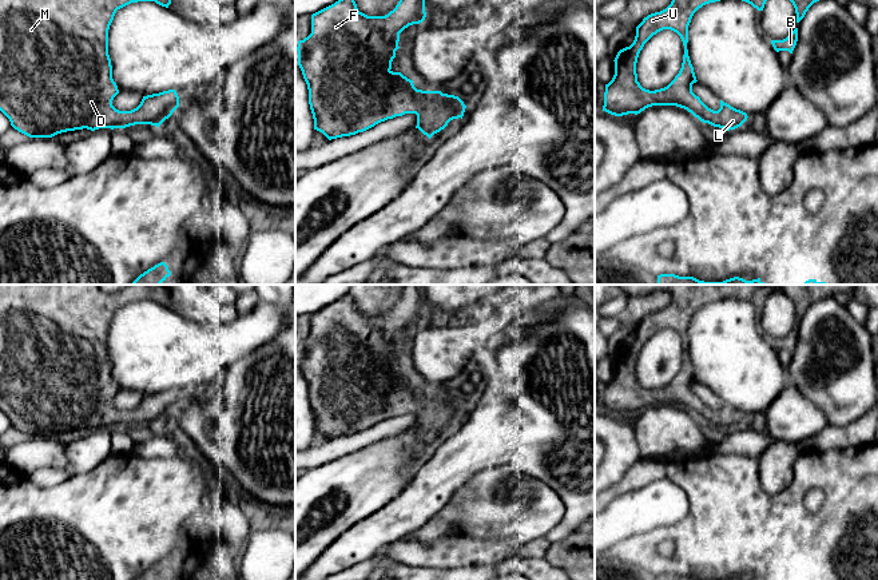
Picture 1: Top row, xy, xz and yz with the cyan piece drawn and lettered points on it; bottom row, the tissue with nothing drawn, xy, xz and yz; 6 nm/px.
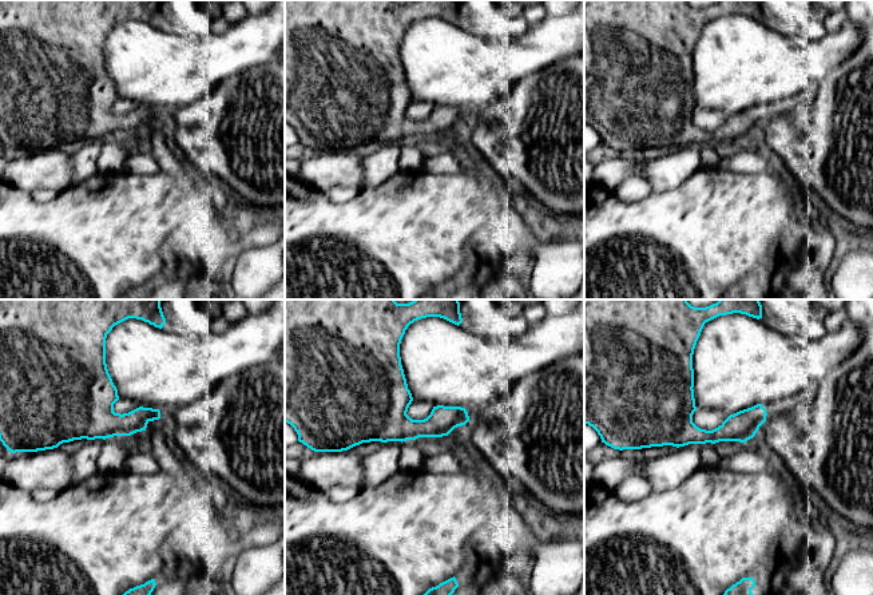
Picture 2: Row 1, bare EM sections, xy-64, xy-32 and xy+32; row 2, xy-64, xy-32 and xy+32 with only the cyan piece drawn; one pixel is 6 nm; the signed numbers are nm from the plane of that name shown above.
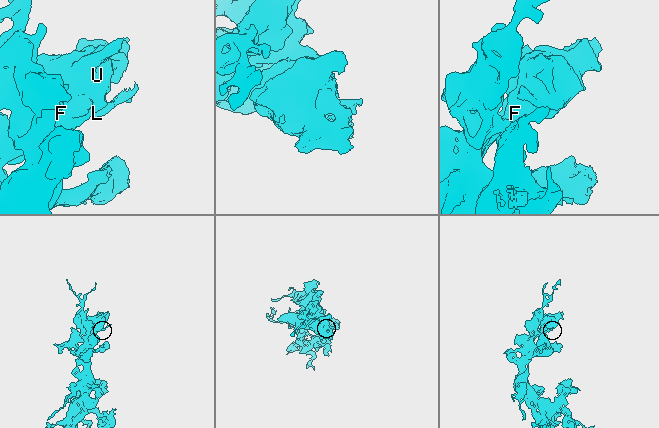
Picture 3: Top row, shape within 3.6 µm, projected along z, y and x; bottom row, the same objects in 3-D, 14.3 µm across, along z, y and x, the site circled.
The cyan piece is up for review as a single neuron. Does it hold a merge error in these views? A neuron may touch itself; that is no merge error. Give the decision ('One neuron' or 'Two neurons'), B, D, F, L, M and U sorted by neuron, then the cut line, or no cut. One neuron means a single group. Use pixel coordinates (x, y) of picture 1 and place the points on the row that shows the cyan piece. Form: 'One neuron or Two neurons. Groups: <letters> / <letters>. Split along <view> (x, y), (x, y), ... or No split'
One neuron. Groups: B D F L M U. No split

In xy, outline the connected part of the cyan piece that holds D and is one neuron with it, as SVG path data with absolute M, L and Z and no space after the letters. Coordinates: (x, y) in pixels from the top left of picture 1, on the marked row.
M0 0L0 111L9 119L11 126L29 138L52 138L57 134L75 130L126 128L135 124L151 124L159 127L179 107L179 96L175 90L143 96L140 104L131 111L119 111L112 106L119 94L112 79L112 65L108 55L108 29L118 9L138 1L155 1L168 8L171 0Z

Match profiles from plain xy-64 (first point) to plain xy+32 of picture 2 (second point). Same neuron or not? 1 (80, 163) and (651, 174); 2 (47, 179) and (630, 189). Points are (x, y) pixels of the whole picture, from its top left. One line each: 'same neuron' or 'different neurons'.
1: same neuron
2: different neurons

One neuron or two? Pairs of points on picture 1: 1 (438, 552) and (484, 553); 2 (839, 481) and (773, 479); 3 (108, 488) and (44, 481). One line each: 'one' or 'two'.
1: one
2: two
3: two

